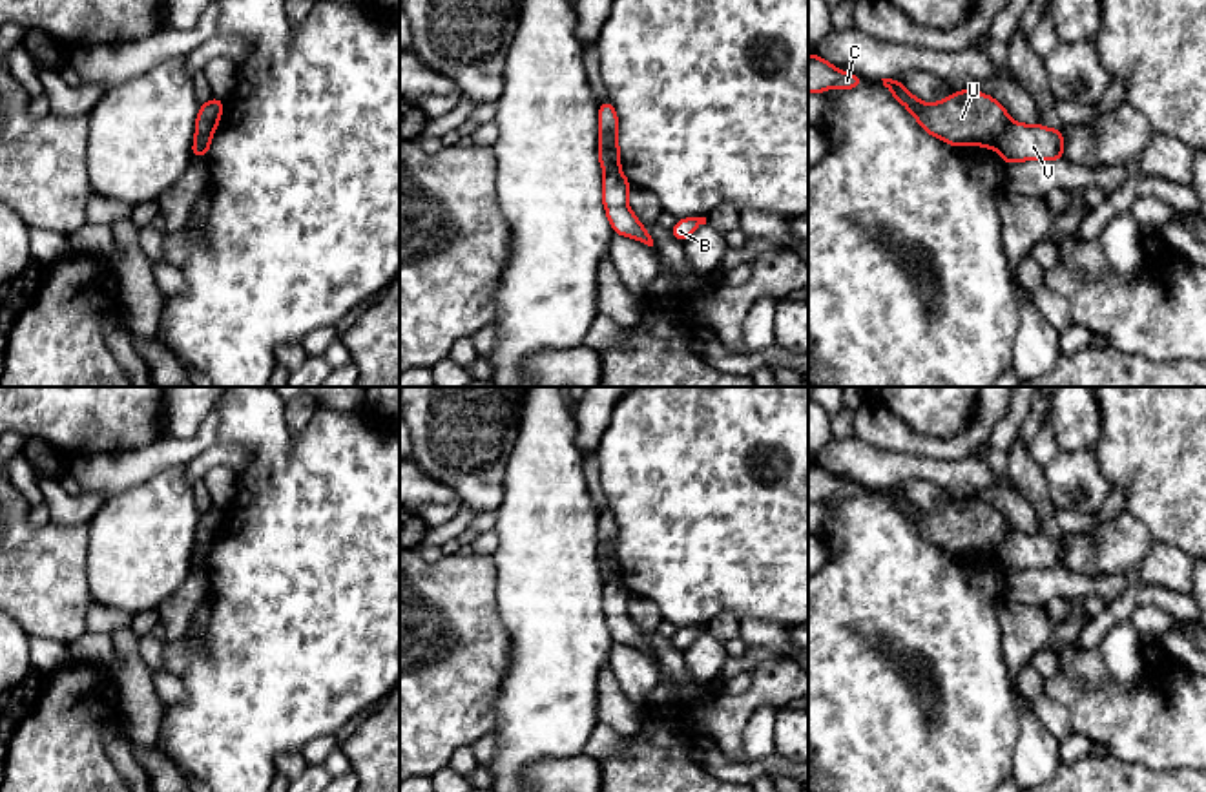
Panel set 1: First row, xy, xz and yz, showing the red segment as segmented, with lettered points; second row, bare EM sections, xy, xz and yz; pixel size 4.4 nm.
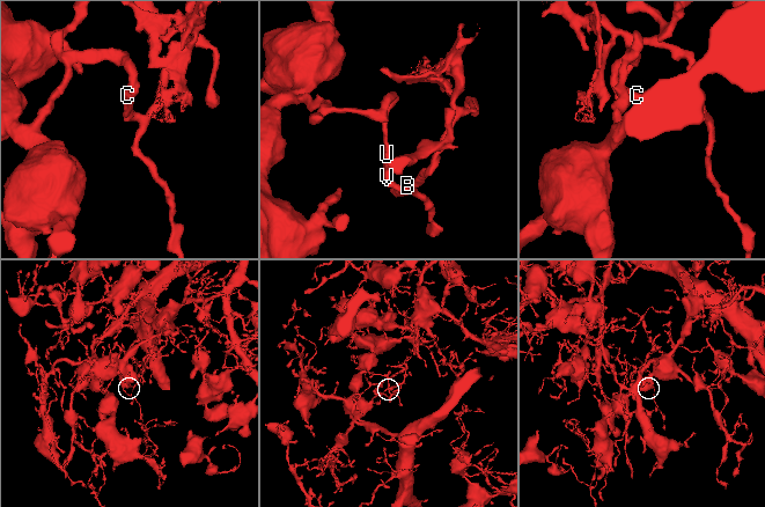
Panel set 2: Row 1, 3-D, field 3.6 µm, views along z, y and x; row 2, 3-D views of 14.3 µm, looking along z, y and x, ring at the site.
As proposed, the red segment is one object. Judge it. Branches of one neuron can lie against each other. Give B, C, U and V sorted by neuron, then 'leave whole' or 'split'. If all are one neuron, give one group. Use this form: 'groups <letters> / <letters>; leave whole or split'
groups B V / C U; split

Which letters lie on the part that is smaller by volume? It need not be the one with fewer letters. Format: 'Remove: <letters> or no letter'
Remove: B, V

